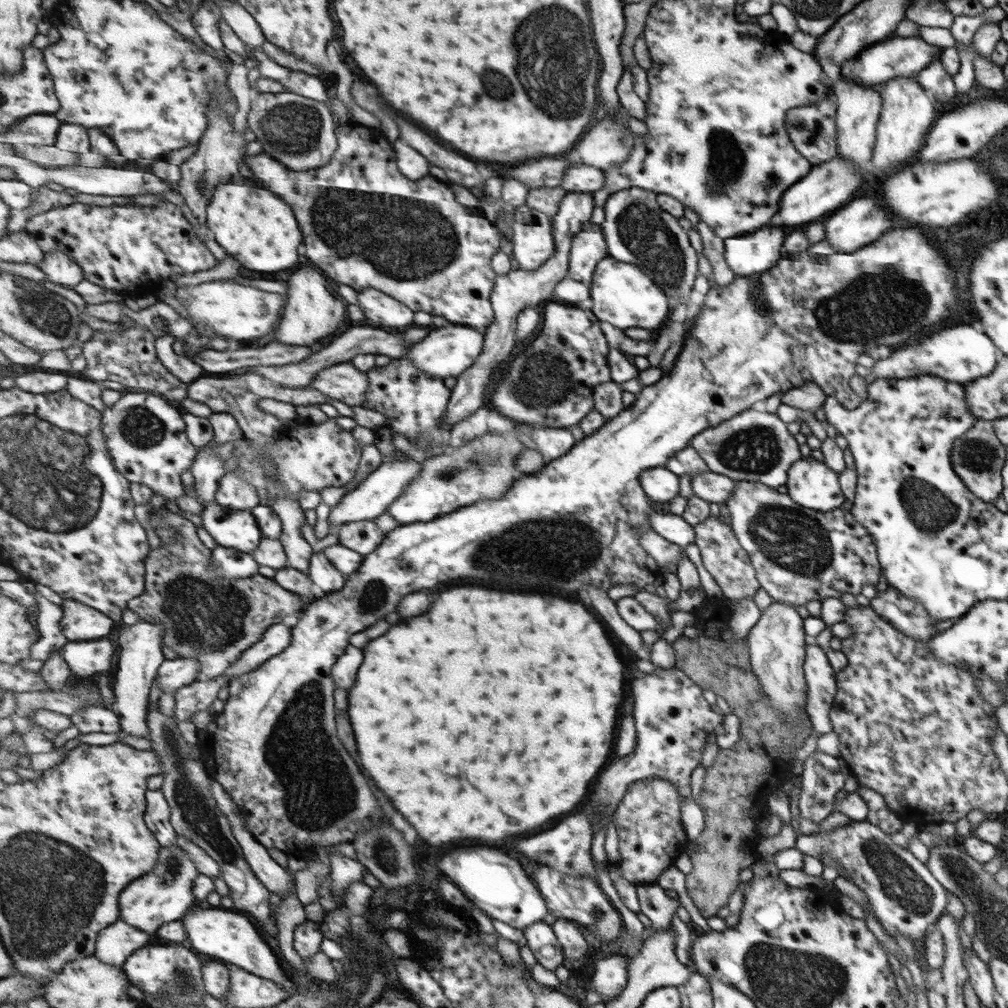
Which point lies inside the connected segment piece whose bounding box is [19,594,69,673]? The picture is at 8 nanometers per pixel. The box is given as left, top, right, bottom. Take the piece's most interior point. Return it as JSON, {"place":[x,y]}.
{"place":[53,639]}

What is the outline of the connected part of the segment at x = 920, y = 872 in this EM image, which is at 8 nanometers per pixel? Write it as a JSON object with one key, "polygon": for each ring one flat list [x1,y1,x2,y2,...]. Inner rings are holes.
{"polygon":[[865,820,849,821,826,834,798,835,794,842,802,854,818,859,826,854,850,874,850,881,866,894,874,915,891,937,901,935,907,940,919,940,927,936,929,924,945,908,945,890,927,868,909,851,895,846,889,834]]}

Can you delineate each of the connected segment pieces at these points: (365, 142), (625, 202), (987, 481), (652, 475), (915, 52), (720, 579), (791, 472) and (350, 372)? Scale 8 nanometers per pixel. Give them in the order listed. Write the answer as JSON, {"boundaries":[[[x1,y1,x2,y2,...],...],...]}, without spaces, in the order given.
{"boundaries":[[[355,123,340,124,336,134,337,149,335,149,335,155,329,164,319,168,309,168,301,171,293,170,288,165,277,160,276,157,265,155,263,152,256,156,247,156,244,160,252,174,255,174,255,178,252,179,257,180,257,184,265,184,265,188,277,192,283,200,289,200,288,204,291,204,293,212,297,212,297,220,301,220,301,230,305,232,309,260,313,260,313,263,318,266,321,272,329,276,329,280,333,278,335,282,346,284,351,288,355,288,355,290,363,290,363,288,369,288,369,286,379,288,381,292,401,300,403,304,409,304,409,308,413,308,413,310,423,310,423,312,430,313,434,318,447,318,449,322,473,326,478,331,485,333,496,319,496,312,492,305,492,292,498,274,493,270,492,258,500,251,501,238,504,238,500,228,495,223,489,222,485,216,477,216,473,210,469,210,469,207,460,204,460,201,457,200,456,192,449,182,441,182,441,180,437,180,433,176,427,176,427,178,422,178,421,180,411,180,405,176,400,171,398,155,394,150,394,146,385,138,380,129]],[[639,187,628,188,611,194,604,207,605,220,601,225,608,241,610,256,621,262,639,266,666,293,671,306,689,304,693,278,697,272,697,254,687,242,687,234,679,230,673,216,660,208,656,192]],[[979,420,972,424,971,428,957,439,957,448,953,448,953,464,957,464,957,476,961,476,961,480,965,480,965,484,969,484,969,488,973,488,973,494,980,497,983,501,990,503,999,496,1001,492,1001,466,1003,458,1006,458,1003,452,1003,446,997,442,996,433,992,421]],[[664,466,643,472,640,484,641,489,653,502,667,502,678,494,678,476]],[[915,35,910,37,889,36,879,43,865,47,863,51,852,59,841,63,840,77,845,82,851,82,861,88,877,88,883,86,890,79,897,77,915,77,932,62,938,48,921,40]],[[708,516,692,527,694,543,699,549,701,562,720,588,723,596,735,603,743,599,751,599,760,587,747,553,739,546,730,525,721,522,718,517]],[[800,457,787,469,787,496,803,508,819,512,832,511,843,504,839,476,824,462,811,457]],[[351,361,332,365,316,372,314,381,309,385,323,394,351,406,368,405,366,394,368,380,365,372,353,366]]]}

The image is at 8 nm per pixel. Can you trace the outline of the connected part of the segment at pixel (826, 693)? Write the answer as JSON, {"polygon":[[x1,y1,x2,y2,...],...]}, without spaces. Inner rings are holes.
{"polygon":[[813,642,805,651,805,681,809,686,808,703,805,705,806,714,812,722,810,736,821,736,831,732,833,725,828,712,835,695,835,671,827,660,824,649]]}

